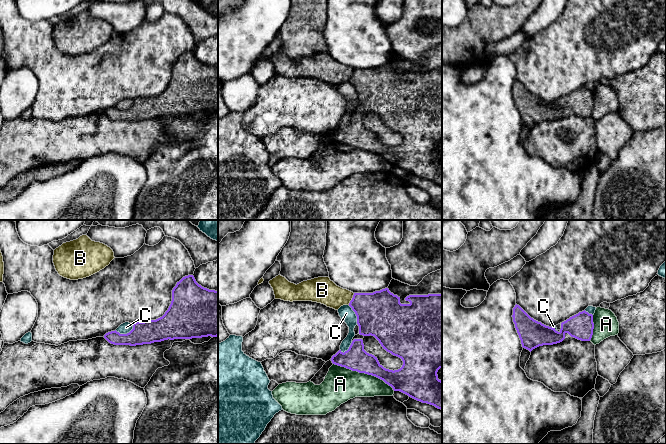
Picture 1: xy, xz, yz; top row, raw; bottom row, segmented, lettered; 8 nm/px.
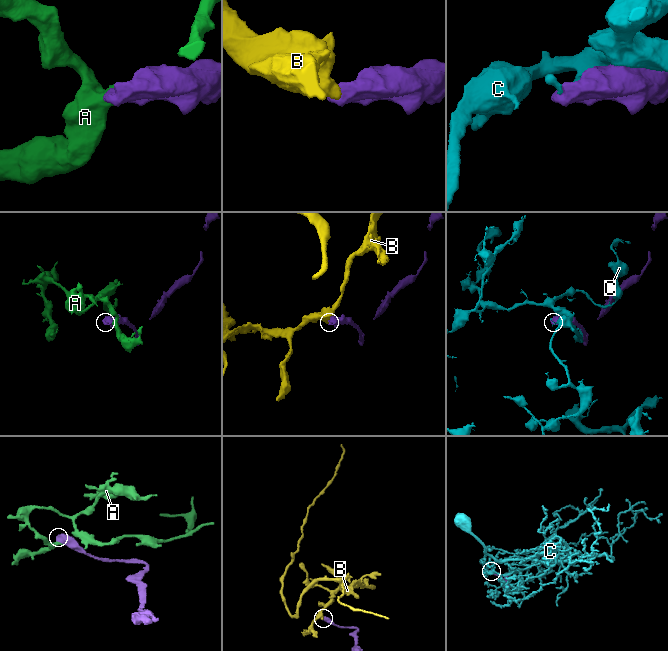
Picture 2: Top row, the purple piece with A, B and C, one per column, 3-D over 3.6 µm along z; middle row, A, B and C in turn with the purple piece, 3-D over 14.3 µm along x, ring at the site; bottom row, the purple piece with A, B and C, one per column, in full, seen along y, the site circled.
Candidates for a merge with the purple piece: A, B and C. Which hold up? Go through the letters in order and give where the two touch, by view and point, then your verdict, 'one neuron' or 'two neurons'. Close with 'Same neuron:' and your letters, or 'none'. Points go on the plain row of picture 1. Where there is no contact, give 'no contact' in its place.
A: xz (364, 148) | two neurons
B: xz (352, 75) | two neurons
C: xy (125, 110) | two neurons
Same neuron: none

